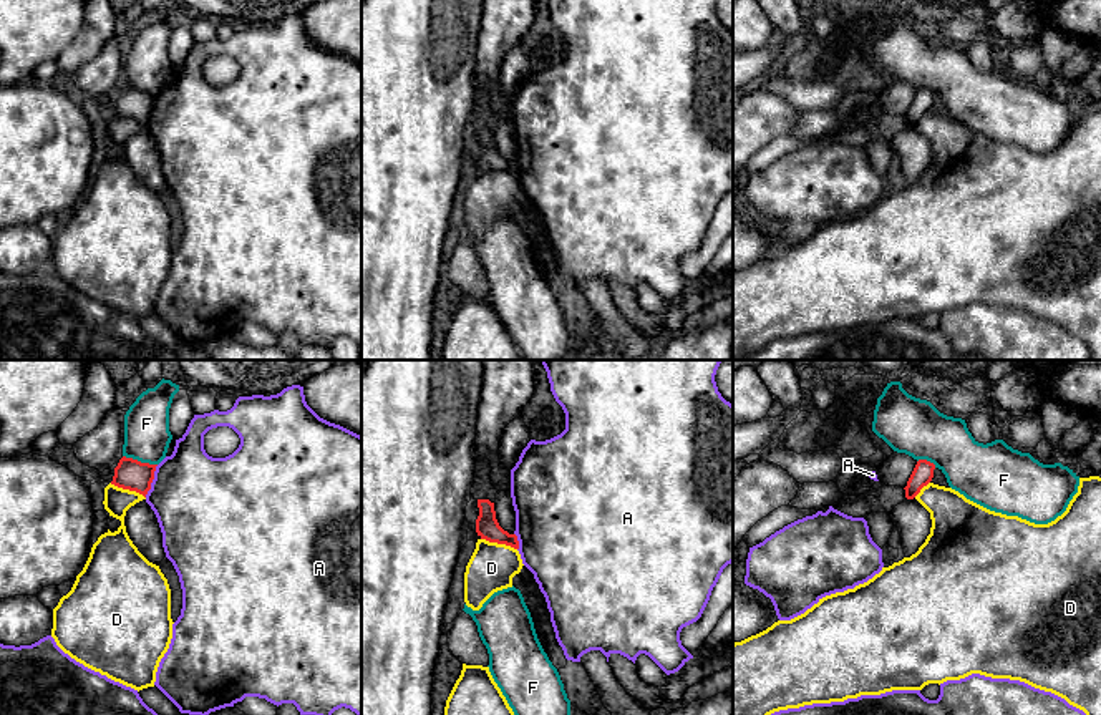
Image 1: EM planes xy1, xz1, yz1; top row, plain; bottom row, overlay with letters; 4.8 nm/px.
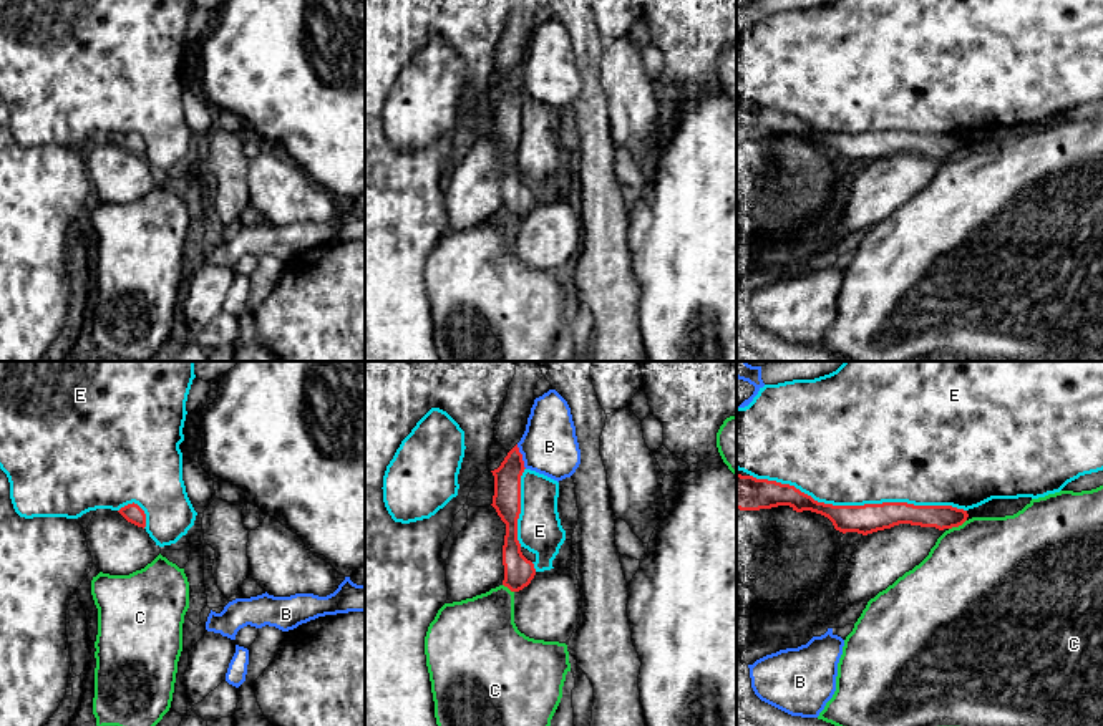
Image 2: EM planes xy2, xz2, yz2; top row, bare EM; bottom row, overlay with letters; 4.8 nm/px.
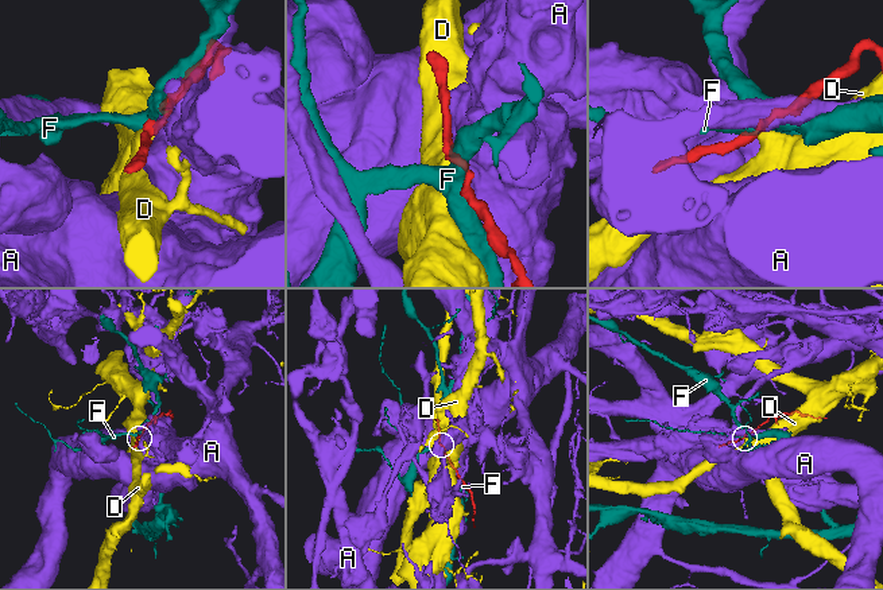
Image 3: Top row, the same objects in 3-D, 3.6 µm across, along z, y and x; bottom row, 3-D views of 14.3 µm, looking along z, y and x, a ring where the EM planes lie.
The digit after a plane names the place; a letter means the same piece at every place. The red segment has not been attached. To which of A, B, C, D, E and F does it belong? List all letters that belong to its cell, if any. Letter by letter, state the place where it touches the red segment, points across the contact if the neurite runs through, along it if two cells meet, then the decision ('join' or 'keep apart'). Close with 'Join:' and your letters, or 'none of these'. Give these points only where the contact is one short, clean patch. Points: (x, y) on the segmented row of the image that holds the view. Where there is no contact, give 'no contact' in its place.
A: contact xy1 (151, 481); keep apart
B: contact xz2 (521, 456); keep apart
C: contact yz2 (957, 526); way yz2 (941, 517), (949, 517), (957, 526), (974, 557), (986, 569); join
D: contact xz1 (499, 543); border xz1 (481, 538), (491, 543), (504, 543), (516, 549); keep apart
E: contact yz2 (858, 506); keep apart
F: contact xy1 (140, 462); border xy1 (123, 455), (156, 465); keep apart
Join: C

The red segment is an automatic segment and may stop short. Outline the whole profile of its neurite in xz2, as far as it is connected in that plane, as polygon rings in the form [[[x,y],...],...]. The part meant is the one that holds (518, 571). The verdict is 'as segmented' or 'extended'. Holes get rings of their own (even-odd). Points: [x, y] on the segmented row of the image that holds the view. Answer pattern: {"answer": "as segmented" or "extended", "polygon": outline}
{"answer": "extended", "polygon": [[[517,444],[493,472],[493,507],[506,524],[503,545],[504,580],[486,593],[445,603],[425,636],[426,666],[438,726],[551,726],[571,671],[566,643],[534,640],[514,623],[514,593],[531,583],[534,564],[521,552],[517,519],[521,514],[522,454]]]}

